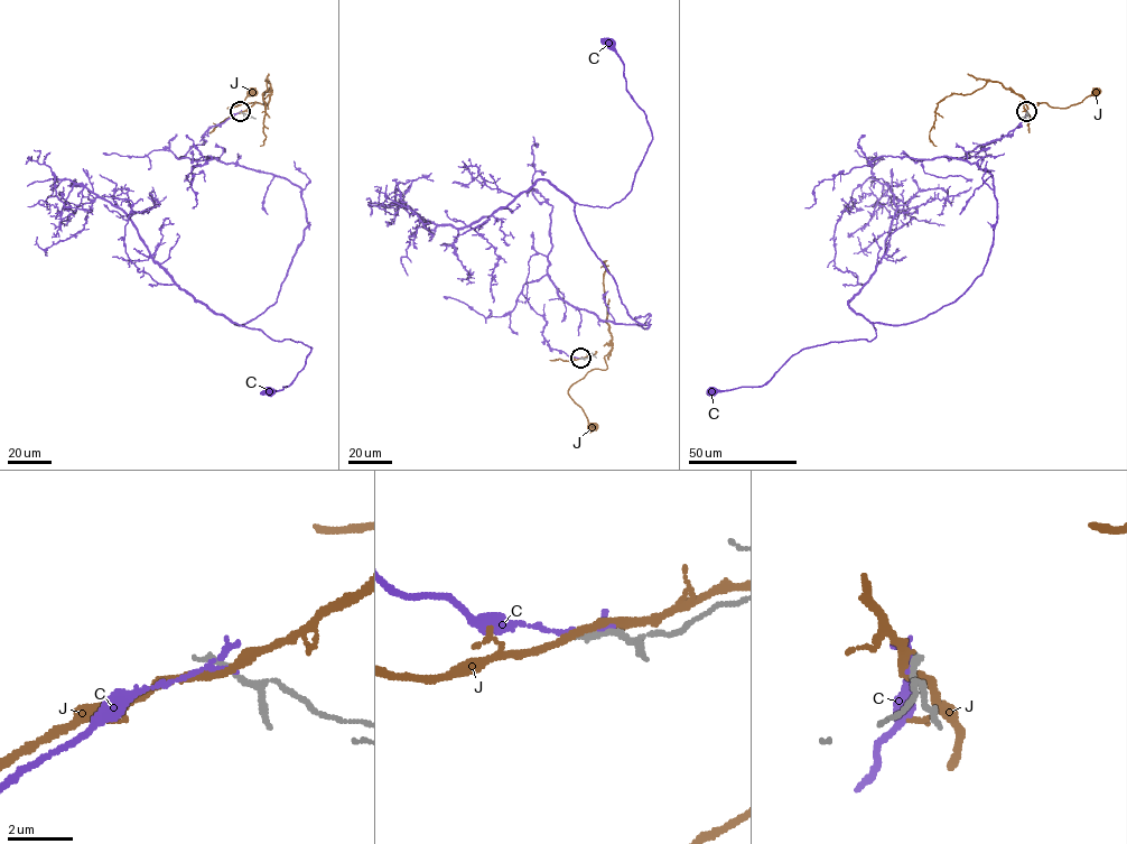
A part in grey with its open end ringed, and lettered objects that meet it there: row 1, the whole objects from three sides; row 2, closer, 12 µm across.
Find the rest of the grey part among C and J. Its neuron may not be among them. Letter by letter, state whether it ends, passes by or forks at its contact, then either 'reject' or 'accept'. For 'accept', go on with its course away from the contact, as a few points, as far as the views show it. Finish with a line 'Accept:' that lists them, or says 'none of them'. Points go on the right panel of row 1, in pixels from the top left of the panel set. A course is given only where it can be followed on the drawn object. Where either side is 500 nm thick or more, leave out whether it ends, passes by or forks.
C: it passes by; reject
J: it passes by; reject
Accept: none of them

